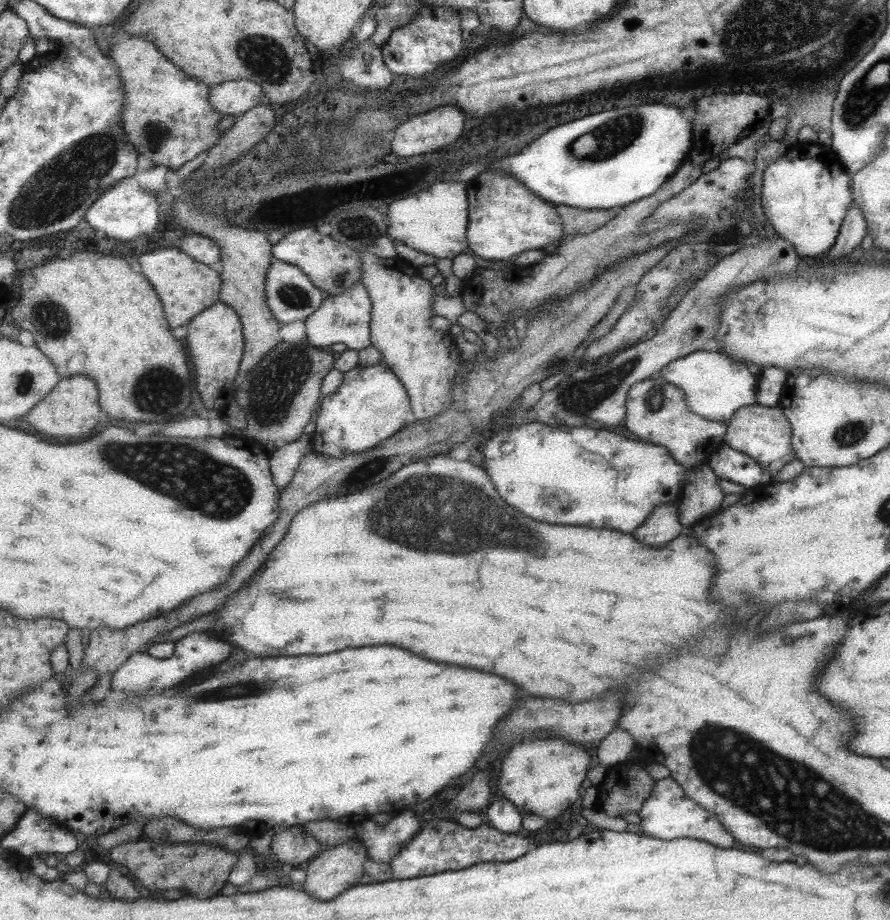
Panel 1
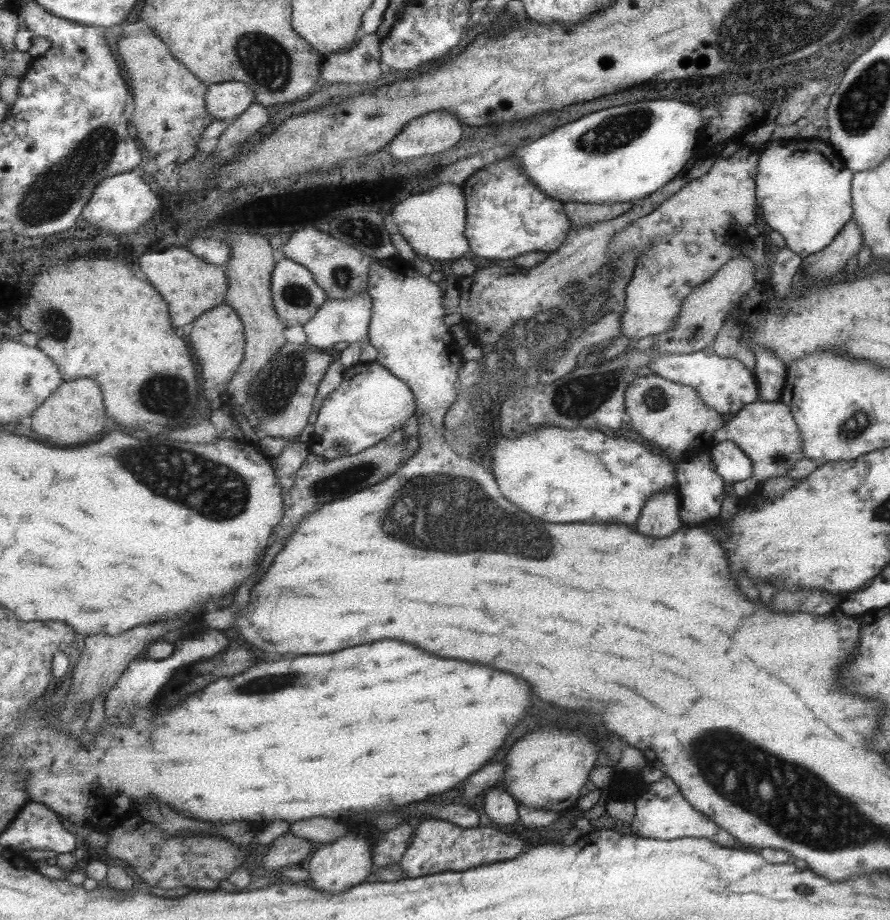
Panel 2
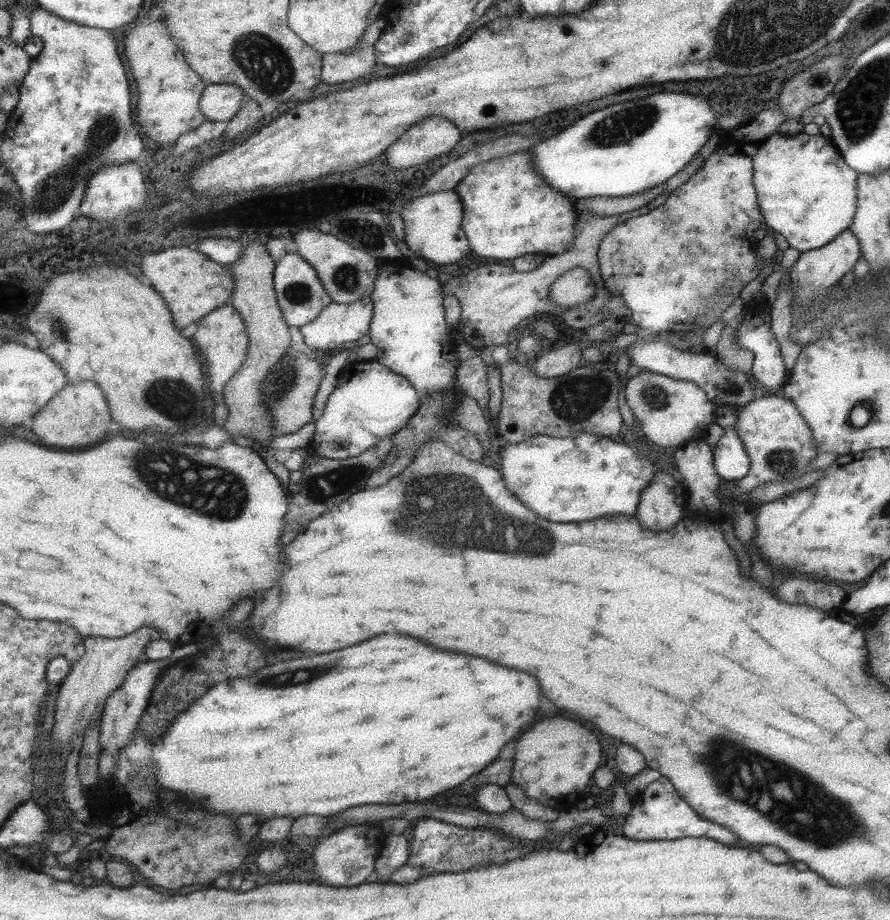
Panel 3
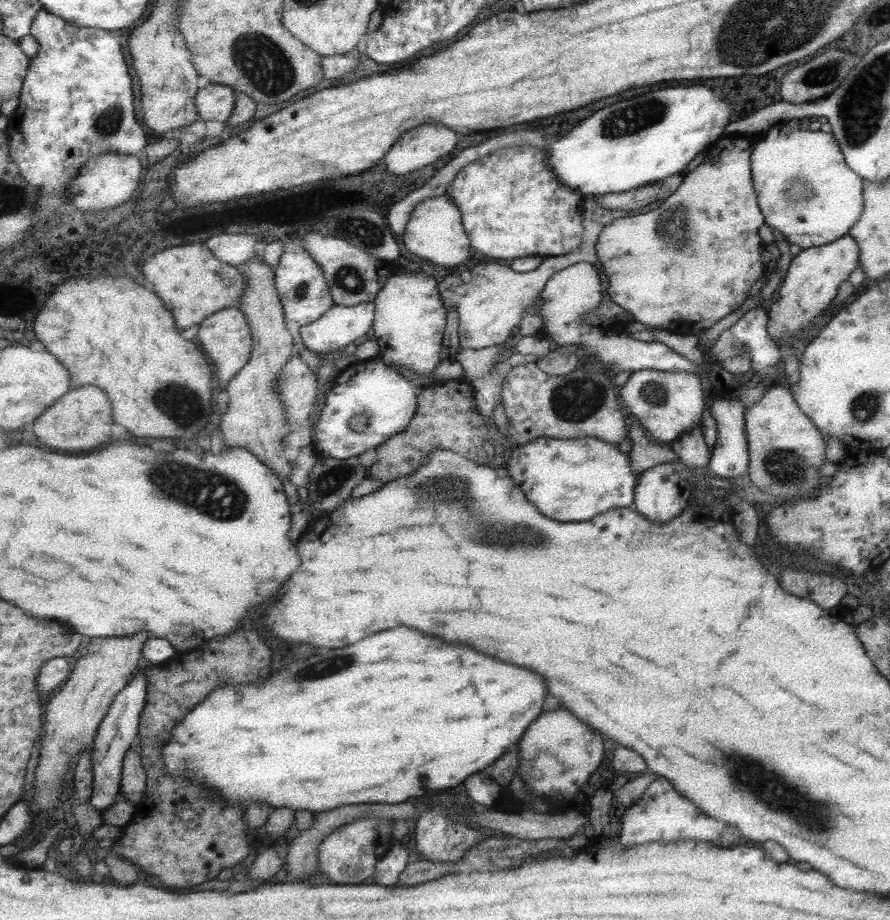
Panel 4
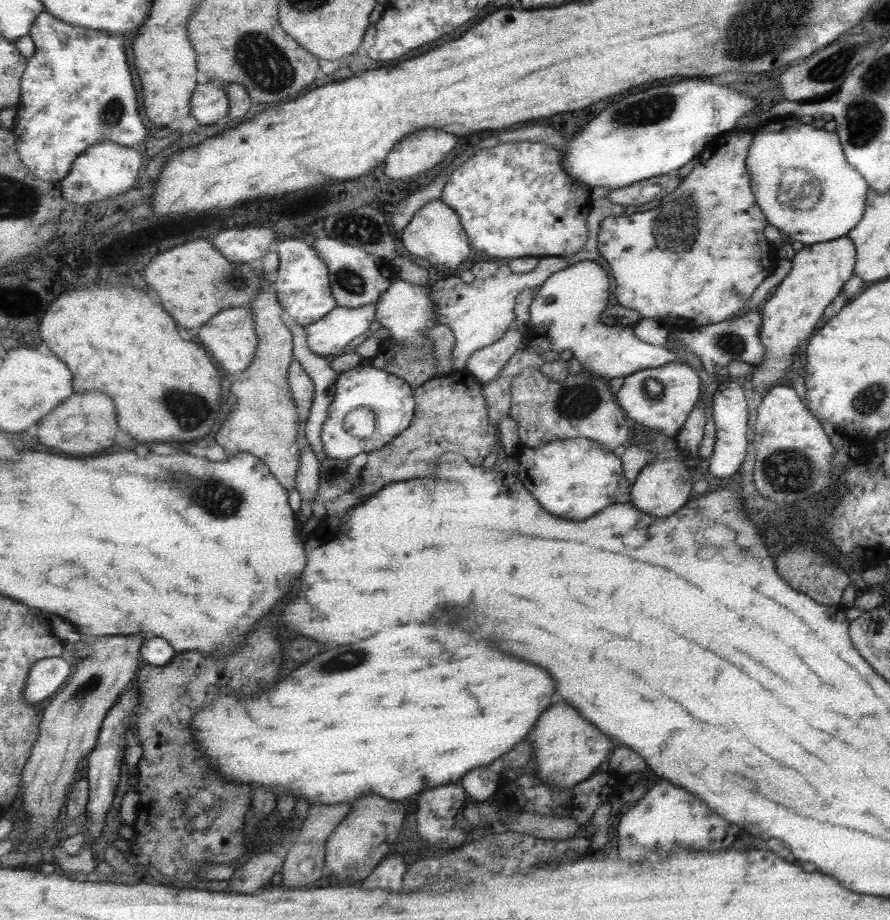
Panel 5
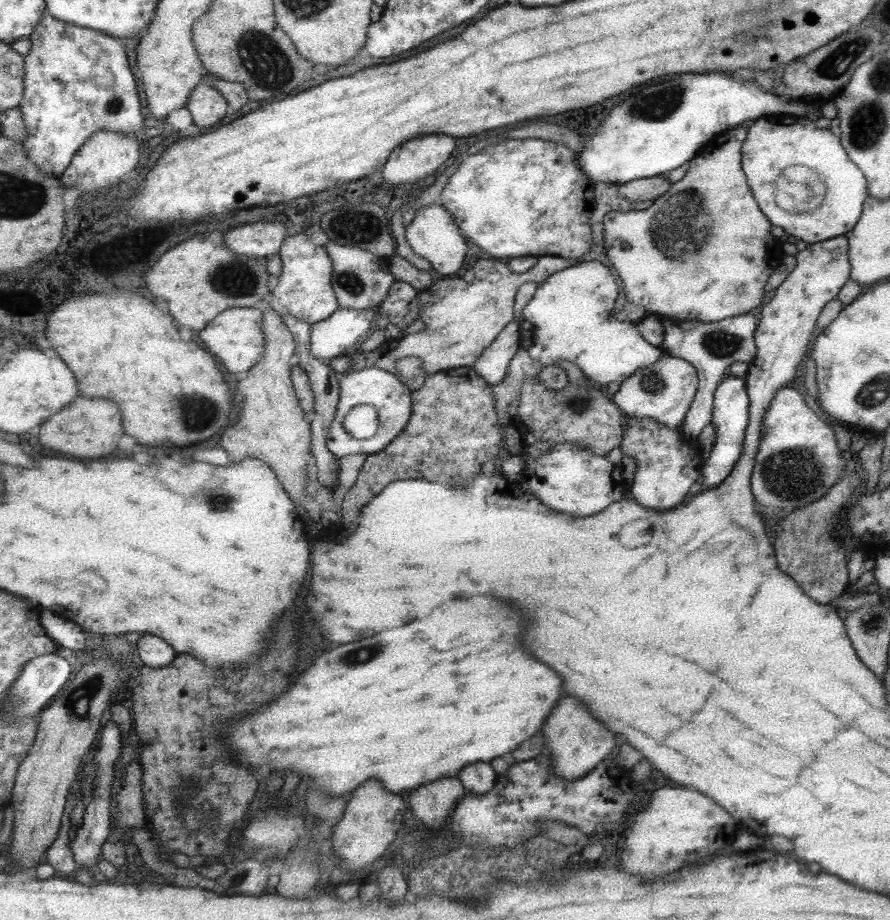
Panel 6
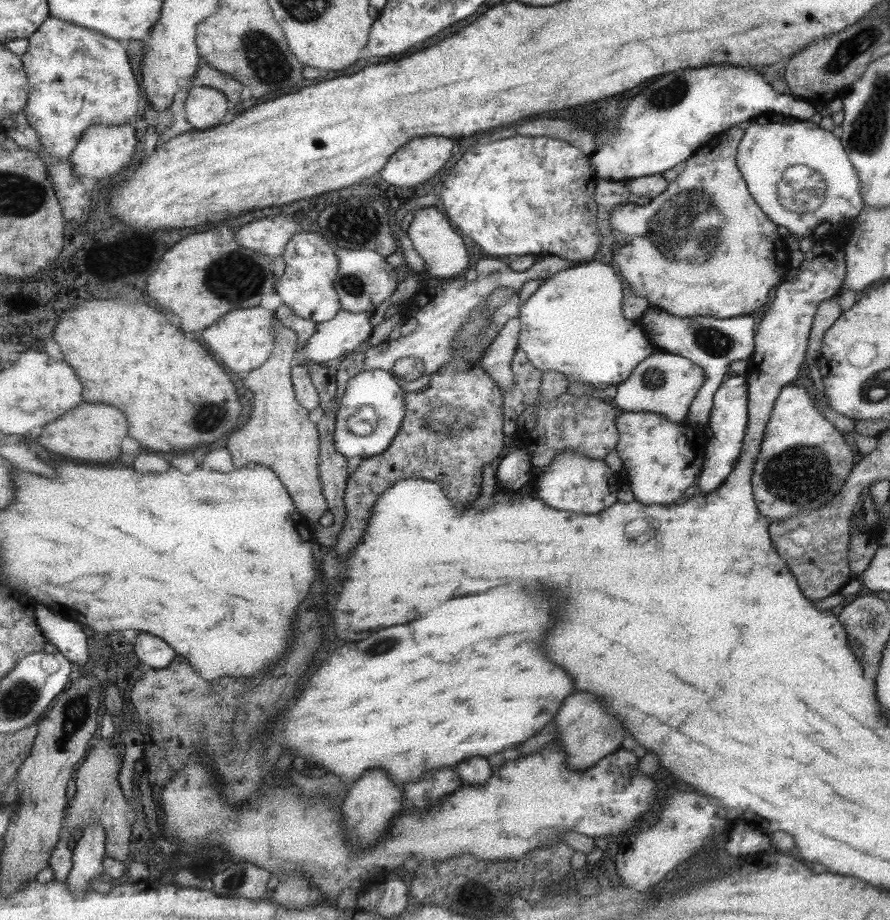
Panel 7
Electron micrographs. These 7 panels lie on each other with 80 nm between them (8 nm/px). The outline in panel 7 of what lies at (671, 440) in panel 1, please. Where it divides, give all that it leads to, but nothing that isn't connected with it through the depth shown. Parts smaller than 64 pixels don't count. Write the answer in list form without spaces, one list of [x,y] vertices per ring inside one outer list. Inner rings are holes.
[[[655,348],[625,381],[616,385],[616,394],[611,400],[622,412],[654,412],[664,414],[670,421],[679,422],[687,417],[689,406],[704,381],[704,370],[693,361]]]

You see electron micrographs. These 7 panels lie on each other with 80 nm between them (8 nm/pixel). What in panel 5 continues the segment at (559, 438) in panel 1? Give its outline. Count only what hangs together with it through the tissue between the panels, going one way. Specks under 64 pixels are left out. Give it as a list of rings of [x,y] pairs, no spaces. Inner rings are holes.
[[[579,436],[554,440],[535,449],[521,447],[521,450],[523,452],[517,460],[517,468],[513,468],[512,473],[522,482],[525,490],[529,488],[529,492],[533,492],[533,498],[537,498],[537,502],[541,502],[541,506],[545,506],[549,514],[581,520],[589,518],[591,510],[593,514],[603,510],[607,506],[607,498],[613,505],[630,500],[631,487],[625,480],[619,460],[611,451],[601,450],[599,444],[593,440]]]

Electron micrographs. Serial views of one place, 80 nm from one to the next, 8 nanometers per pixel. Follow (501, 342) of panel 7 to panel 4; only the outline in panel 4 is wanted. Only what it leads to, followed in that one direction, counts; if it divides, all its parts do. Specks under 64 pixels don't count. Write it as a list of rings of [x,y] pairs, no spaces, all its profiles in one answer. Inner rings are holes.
[[[505,343],[493,345],[477,350],[457,349],[456,361],[462,366],[464,377],[467,379],[481,378],[485,376],[492,366],[499,360],[499,356],[511,346]]]

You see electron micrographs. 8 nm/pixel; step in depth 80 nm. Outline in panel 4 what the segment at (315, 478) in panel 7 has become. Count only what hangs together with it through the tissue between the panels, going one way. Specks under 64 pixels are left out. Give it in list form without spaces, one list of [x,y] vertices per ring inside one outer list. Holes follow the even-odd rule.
[[[256,256],[242,267],[248,282],[239,308],[247,315],[254,349],[249,364],[228,384],[229,407],[219,426],[227,448],[244,448],[252,451],[279,475],[281,480],[290,480],[294,465],[285,458],[285,437],[295,428],[291,427],[286,404],[280,395],[279,377],[284,366],[293,356],[293,336],[285,325],[286,310],[276,287],[276,271]]]

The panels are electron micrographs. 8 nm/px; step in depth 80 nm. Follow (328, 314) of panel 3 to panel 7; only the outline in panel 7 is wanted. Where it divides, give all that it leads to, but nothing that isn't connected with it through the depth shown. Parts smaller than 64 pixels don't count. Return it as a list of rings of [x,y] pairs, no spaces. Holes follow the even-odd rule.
[[[342,309],[333,320],[318,323],[315,334],[308,340],[308,344],[303,348],[299,346],[295,354],[296,363],[301,365],[305,365],[306,362],[328,364],[332,361],[341,361],[346,356],[365,349],[373,333],[374,326],[371,324],[371,313],[349,312]]]

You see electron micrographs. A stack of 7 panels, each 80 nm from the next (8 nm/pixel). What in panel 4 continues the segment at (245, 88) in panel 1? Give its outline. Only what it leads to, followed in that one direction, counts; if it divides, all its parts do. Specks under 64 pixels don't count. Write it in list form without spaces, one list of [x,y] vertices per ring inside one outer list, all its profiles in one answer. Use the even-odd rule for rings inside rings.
[[[204,81],[196,96],[200,120],[226,123],[236,109],[236,92],[231,86]]]

